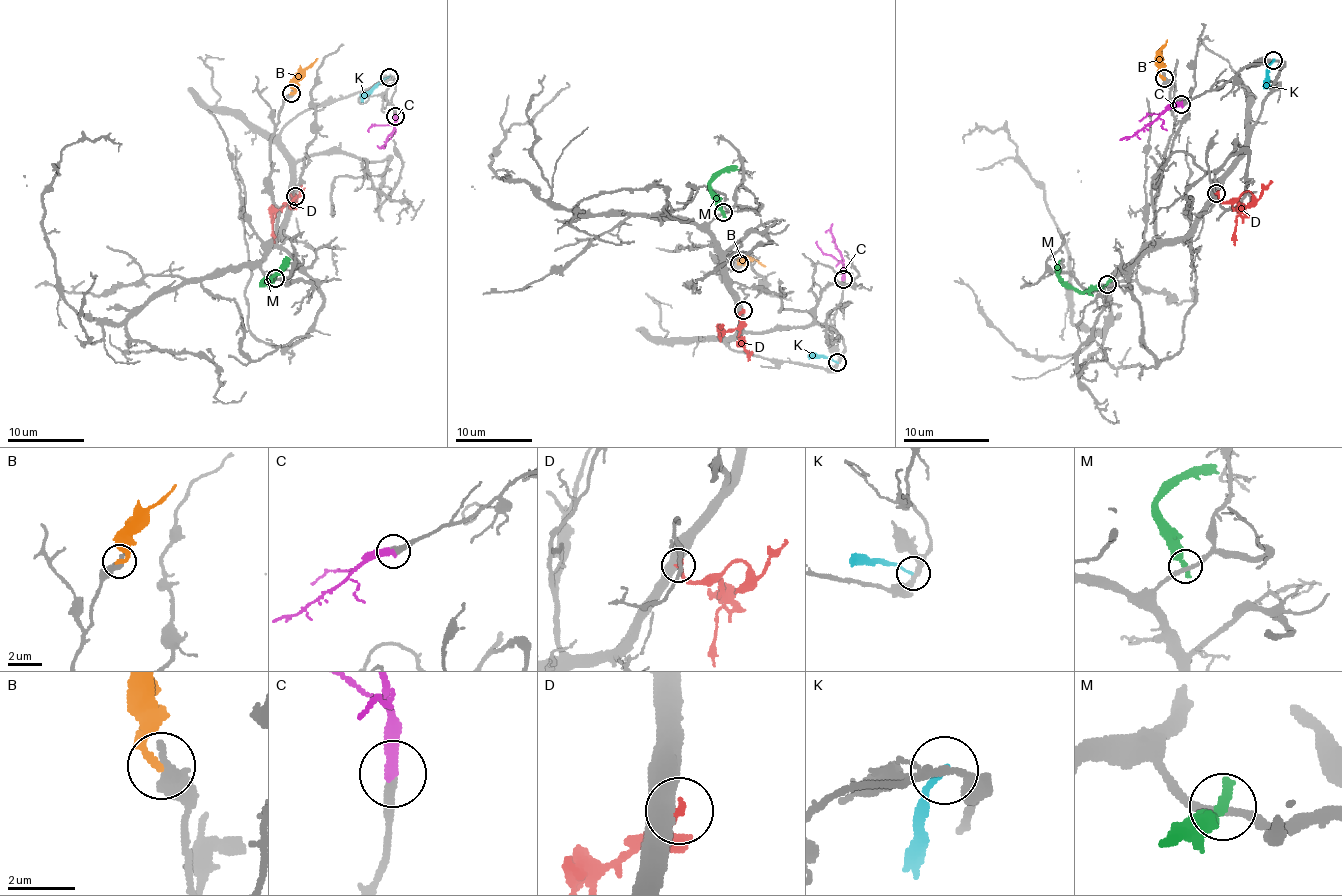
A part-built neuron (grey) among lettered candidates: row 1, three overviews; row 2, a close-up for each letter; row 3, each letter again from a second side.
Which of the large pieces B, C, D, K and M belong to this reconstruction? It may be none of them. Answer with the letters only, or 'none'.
C

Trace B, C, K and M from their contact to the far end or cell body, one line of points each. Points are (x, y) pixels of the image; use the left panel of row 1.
B: (292, 94), (295, 90), (295, 80), (317, 59)
C: (396, 117), (394, 130), (382, 146), (384, 148)
K: (388, 76), (361, 101)
M: (274, 277), (265, 285), (263, 283), (276, 271), (286, 256)

